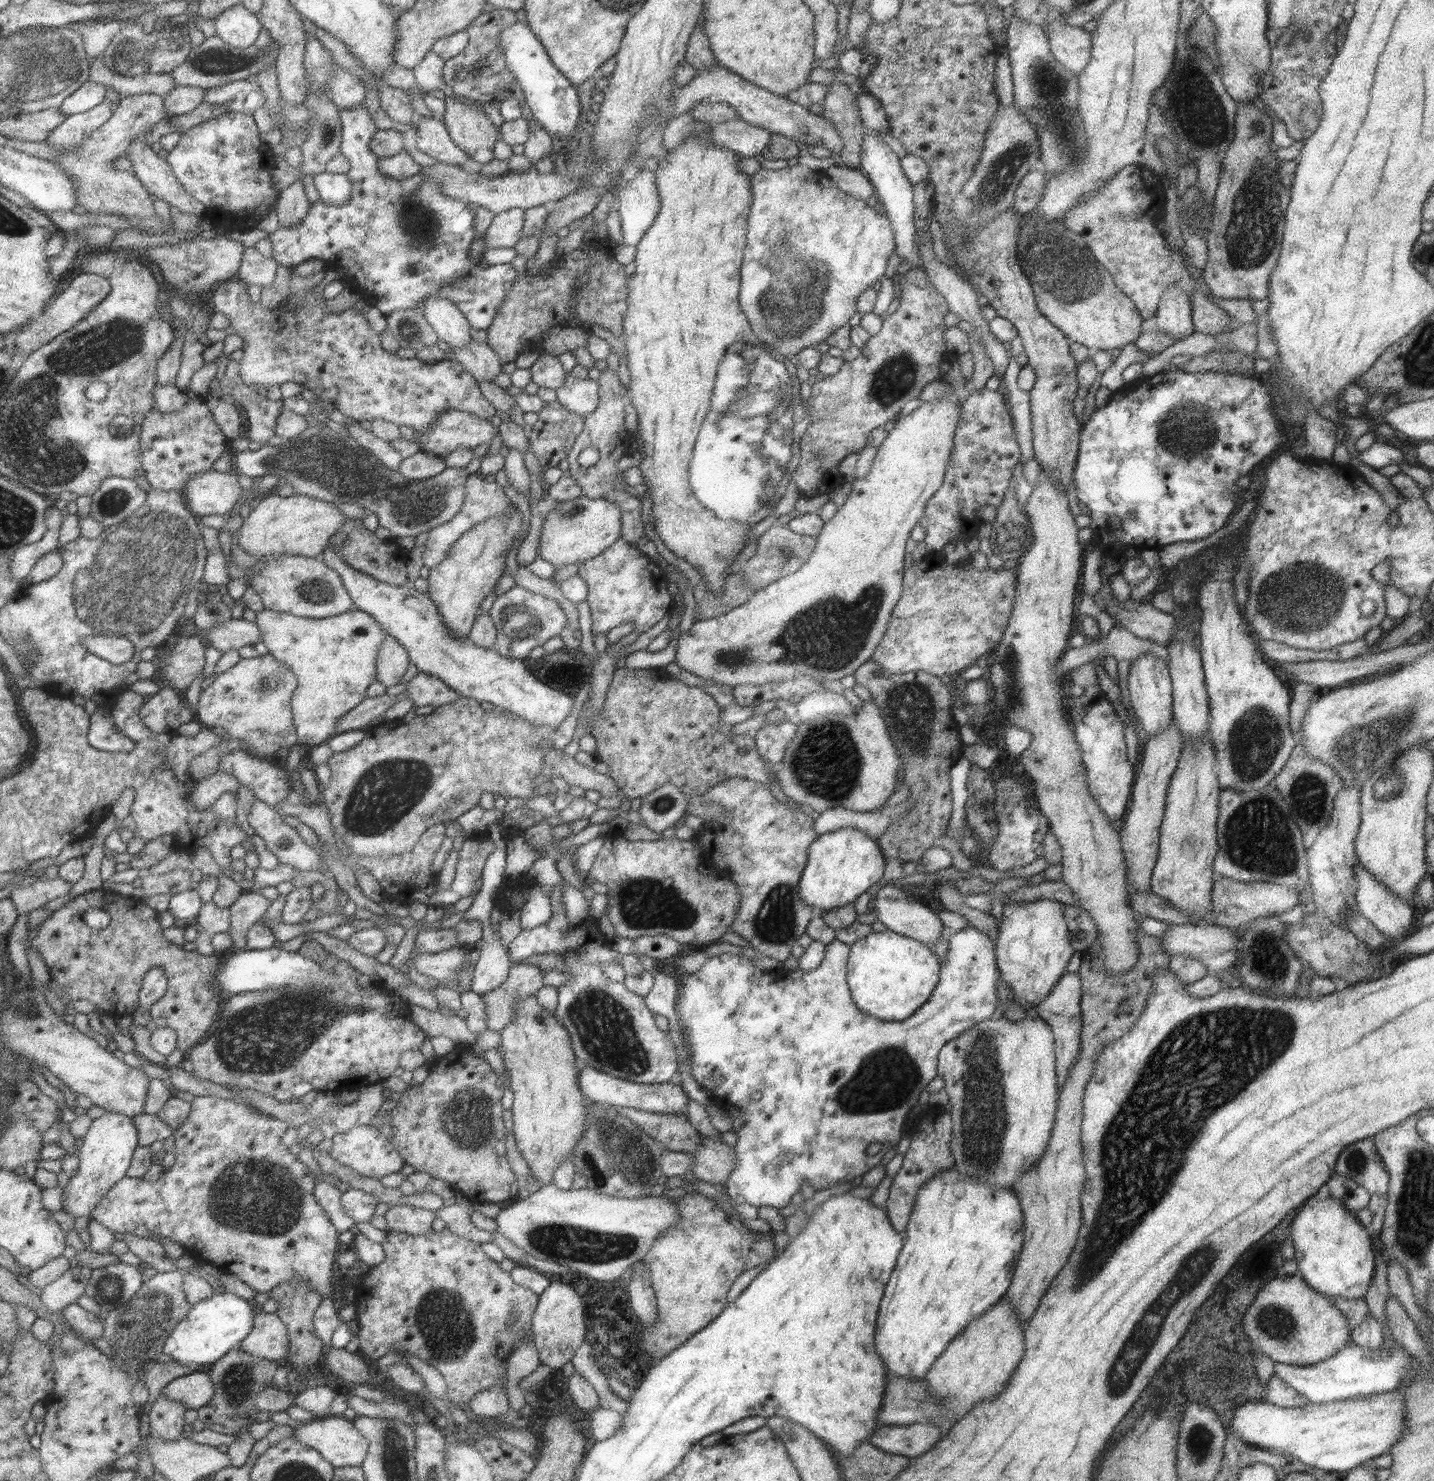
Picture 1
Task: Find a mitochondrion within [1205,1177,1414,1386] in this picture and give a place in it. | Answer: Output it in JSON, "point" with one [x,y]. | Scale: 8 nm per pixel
{"point":[1273,1321]}

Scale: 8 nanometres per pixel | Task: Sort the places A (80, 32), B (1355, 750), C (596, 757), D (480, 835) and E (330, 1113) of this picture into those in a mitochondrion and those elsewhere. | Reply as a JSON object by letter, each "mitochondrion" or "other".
{"A":"other","B":"mitochondrion","C":"other","D":"other","E":"other"}

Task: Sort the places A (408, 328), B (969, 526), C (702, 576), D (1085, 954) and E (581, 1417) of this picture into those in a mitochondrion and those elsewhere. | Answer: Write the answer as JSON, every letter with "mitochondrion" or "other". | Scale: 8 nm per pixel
{"A":"mitochondrion","B":"other","C":"other","D":"other","E":"other"}

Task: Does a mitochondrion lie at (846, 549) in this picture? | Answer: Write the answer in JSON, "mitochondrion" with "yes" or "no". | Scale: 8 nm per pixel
{"mitochondrion":"no"}

